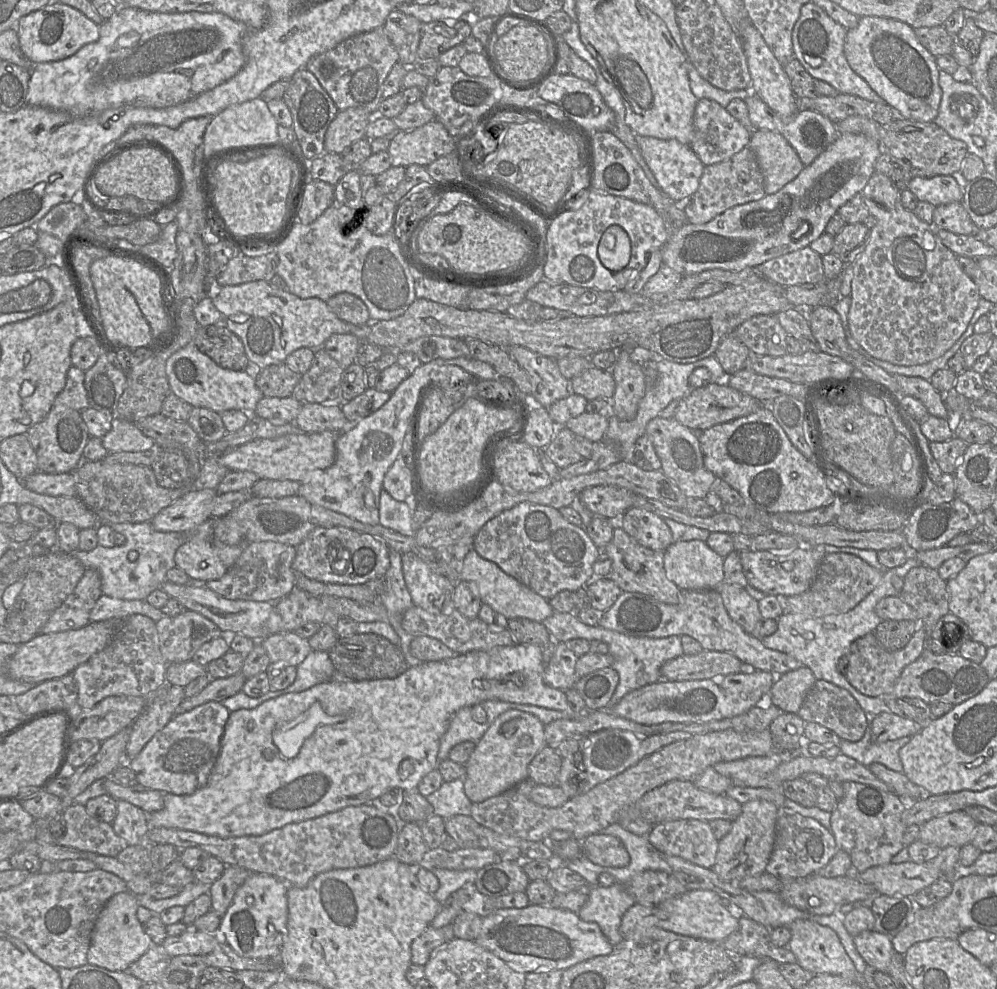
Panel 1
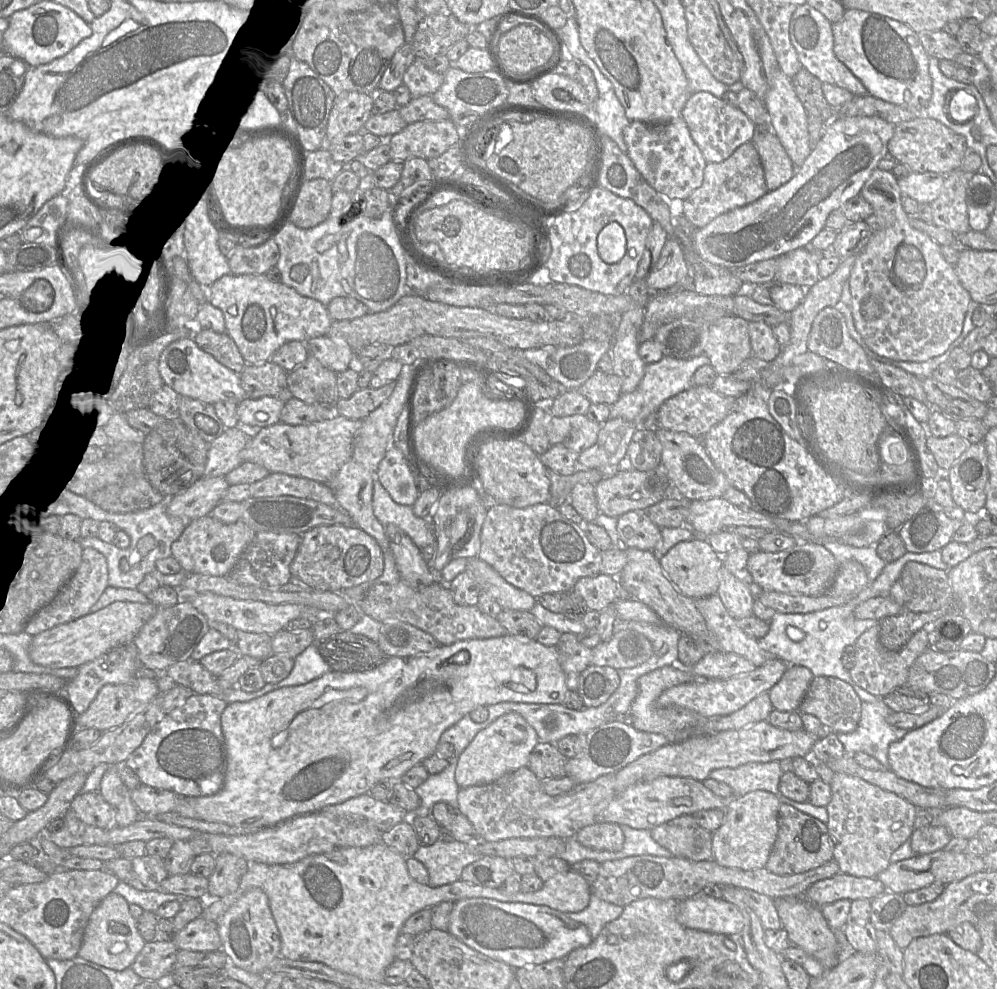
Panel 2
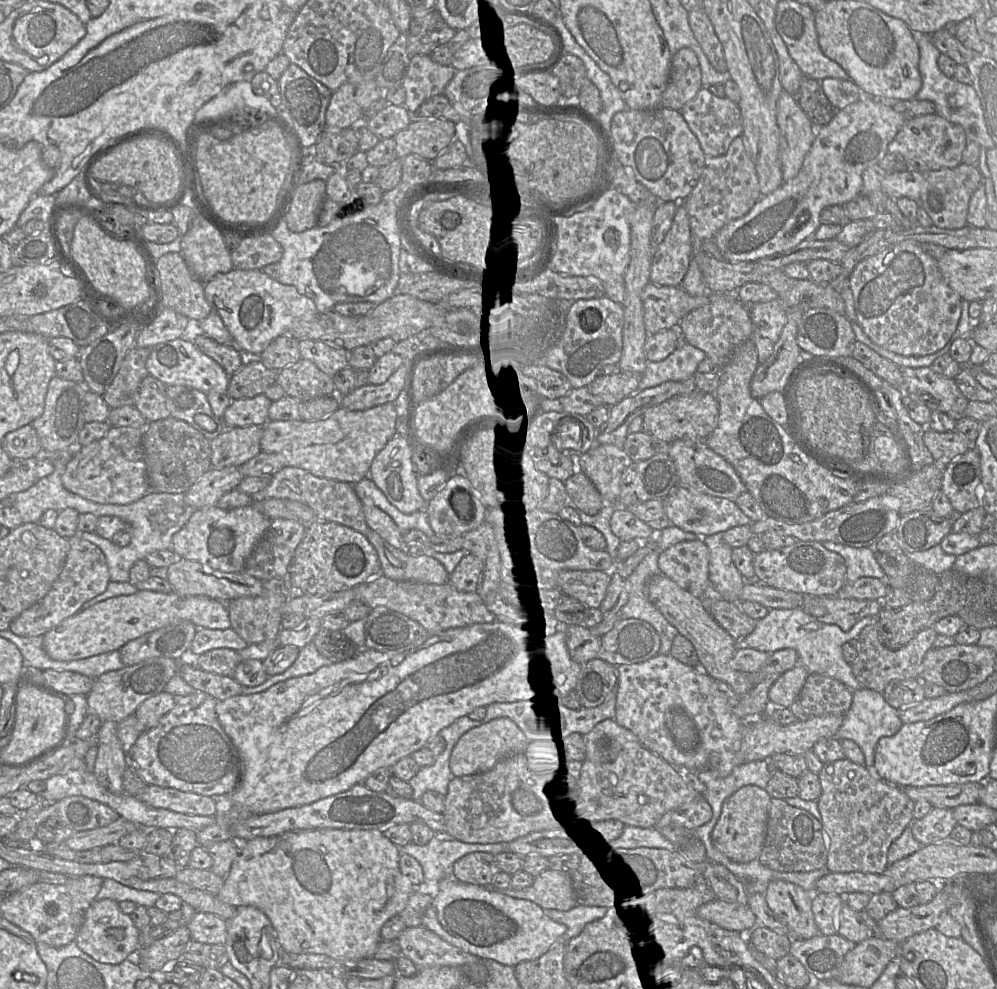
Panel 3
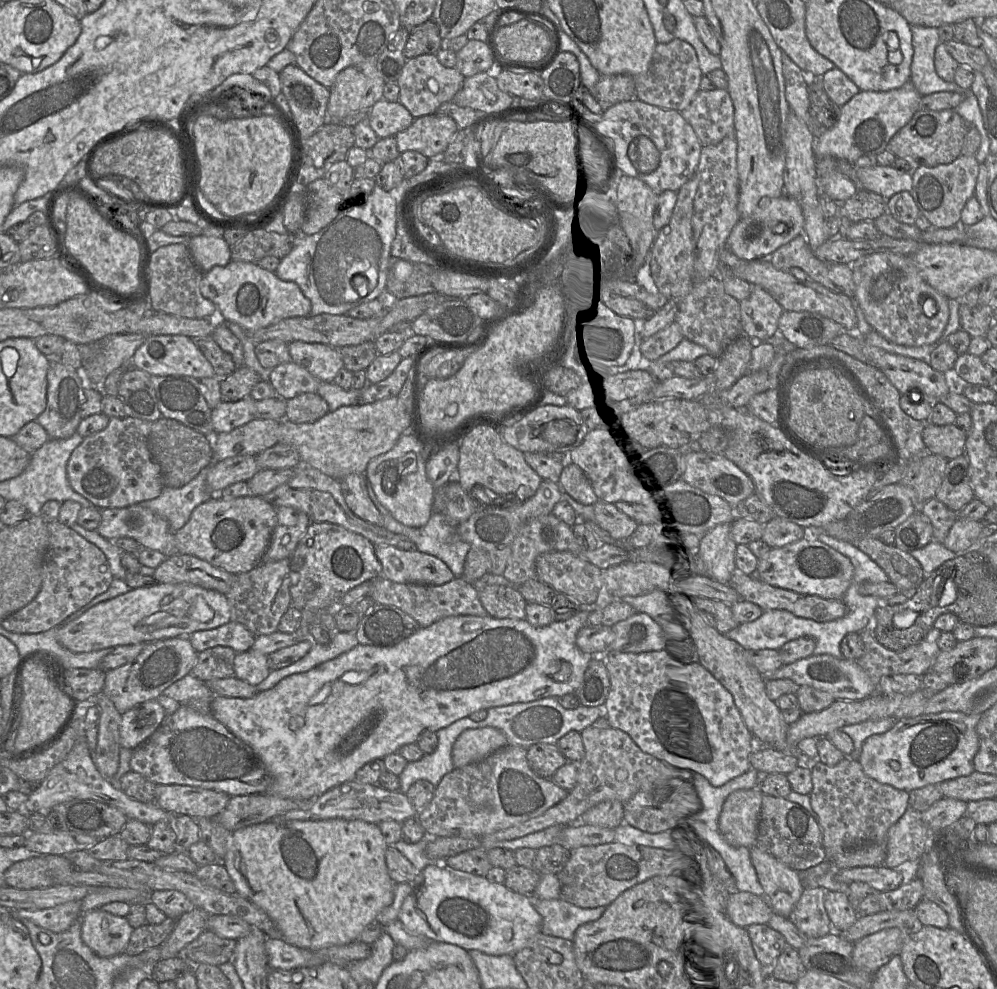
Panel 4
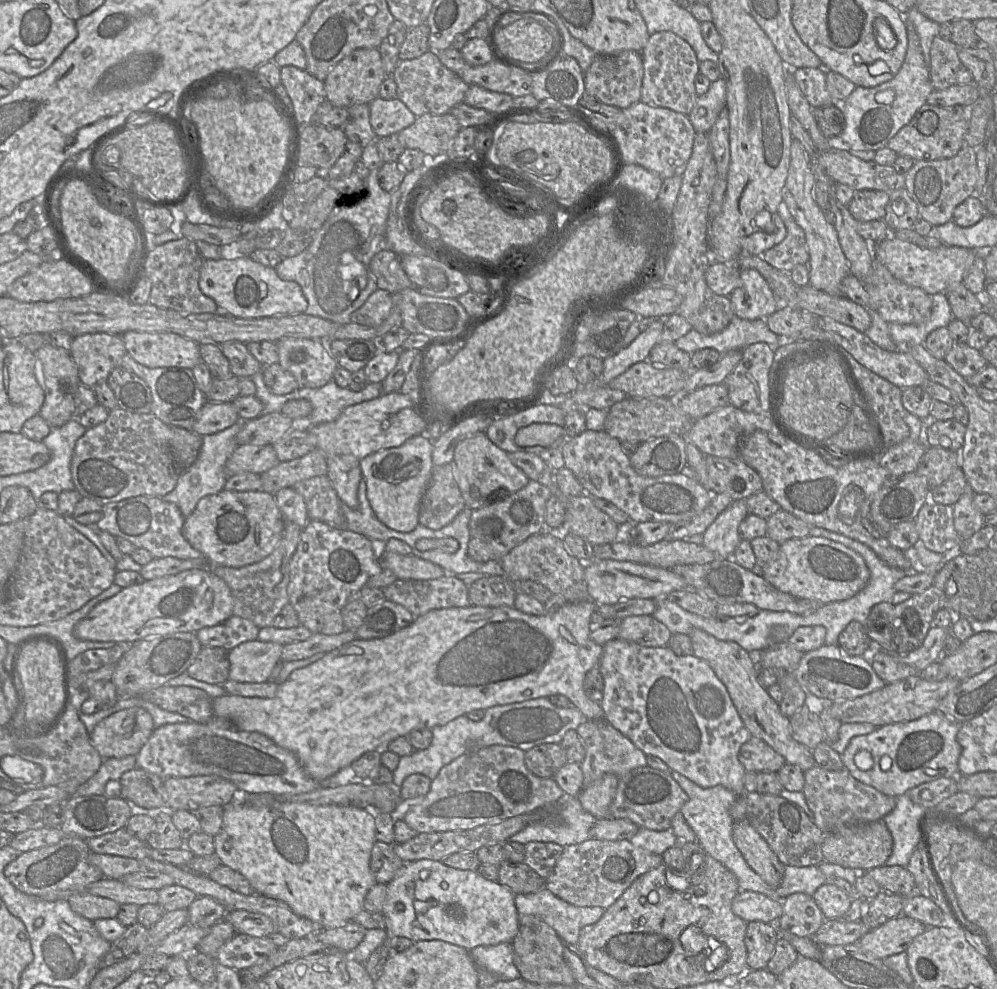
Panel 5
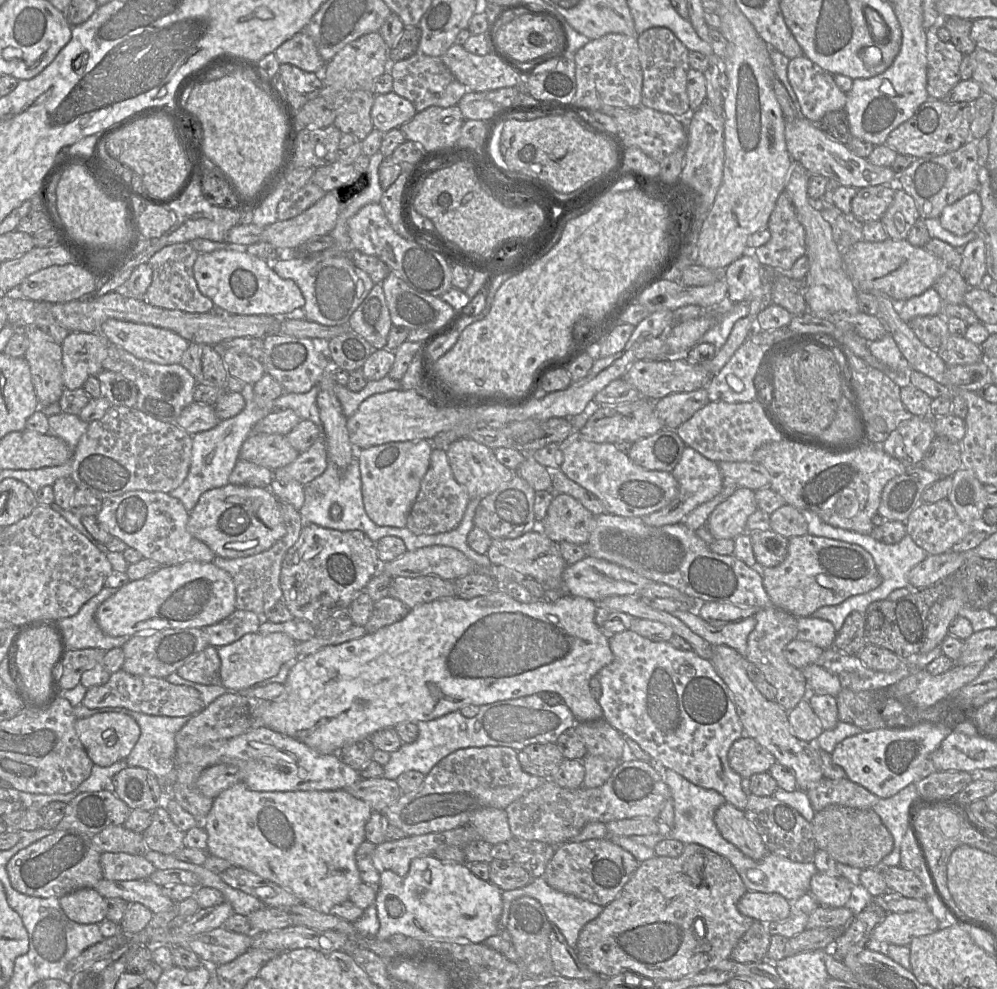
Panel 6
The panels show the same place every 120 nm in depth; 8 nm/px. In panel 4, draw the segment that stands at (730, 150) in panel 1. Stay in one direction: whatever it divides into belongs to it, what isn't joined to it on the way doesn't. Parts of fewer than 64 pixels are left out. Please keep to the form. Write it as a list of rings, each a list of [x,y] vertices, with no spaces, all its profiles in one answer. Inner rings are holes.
[[[726,89],[699,90],[690,105],[680,113],[692,126],[702,146],[718,144],[727,135],[734,132],[734,107]]]

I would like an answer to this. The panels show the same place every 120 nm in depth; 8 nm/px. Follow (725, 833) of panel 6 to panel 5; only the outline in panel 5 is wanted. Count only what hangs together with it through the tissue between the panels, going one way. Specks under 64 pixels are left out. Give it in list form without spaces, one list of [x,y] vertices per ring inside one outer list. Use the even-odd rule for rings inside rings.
[[[748,820],[733,824],[732,838],[753,871],[769,886],[778,887],[783,880],[786,866],[778,860],[775,853]]]

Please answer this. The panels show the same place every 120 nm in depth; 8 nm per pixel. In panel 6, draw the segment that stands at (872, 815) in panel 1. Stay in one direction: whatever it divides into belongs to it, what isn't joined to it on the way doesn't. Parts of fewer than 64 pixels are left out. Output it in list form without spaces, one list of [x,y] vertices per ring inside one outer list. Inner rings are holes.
[[[823,777],[806,791],[815,812],[830,805],[840,805],[856,809],[872,809],[880,800],[861,785],[847,777],[828,779]]]

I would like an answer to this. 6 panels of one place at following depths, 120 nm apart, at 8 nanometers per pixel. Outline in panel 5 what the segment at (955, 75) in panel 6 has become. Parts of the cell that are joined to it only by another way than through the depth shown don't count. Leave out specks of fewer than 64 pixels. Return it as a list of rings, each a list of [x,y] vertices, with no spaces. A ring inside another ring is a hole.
[[[935,36],[930,49],[929,74],[934,90],[943,90],[957,83],[957,72],[961,67],[958,46]]]

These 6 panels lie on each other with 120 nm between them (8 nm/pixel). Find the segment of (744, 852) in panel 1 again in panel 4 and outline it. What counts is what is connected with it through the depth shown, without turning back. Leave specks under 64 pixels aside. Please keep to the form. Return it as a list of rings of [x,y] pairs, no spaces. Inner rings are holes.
[[[758,788],[737,790],[723,804],[719,816],[722,837],[733,846],[757,845],[763,793]]]

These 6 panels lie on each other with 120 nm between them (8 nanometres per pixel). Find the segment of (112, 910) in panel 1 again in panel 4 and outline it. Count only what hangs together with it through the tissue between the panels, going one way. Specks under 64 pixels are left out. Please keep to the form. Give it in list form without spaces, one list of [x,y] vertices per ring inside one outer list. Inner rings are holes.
[[[100,908],[89,910],[81,917],[83,942],[103,958],[123,954],[133,930],[126,917],[113,915]]]

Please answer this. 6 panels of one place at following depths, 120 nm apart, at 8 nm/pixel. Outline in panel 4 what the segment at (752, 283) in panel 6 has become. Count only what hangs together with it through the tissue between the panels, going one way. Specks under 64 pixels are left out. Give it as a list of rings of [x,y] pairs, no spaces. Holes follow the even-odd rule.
[[[751,285],[748,298],[740,301],[743,334],[752,341],[775,340],[783,307],[761,286]]]

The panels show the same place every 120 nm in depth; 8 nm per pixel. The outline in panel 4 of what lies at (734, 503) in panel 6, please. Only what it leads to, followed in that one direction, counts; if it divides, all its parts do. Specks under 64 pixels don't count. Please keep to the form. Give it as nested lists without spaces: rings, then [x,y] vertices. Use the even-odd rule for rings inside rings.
[[[732,523],[715,526],[703,534],[698,545],[703,572],[722,584],[728,584],[736,569],[737,544],[731,537]]]

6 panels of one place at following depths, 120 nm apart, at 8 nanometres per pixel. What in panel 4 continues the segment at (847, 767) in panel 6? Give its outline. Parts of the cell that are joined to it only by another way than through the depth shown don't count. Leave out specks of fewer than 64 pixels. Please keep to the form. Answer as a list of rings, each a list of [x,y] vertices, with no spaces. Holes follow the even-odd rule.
[[[940,712],[900,719],[889,731],[864,741],[858,762],[868,777],[906,792],[968,776],[975,771],[973,759],[979,749],[976,726],[980,717]]]

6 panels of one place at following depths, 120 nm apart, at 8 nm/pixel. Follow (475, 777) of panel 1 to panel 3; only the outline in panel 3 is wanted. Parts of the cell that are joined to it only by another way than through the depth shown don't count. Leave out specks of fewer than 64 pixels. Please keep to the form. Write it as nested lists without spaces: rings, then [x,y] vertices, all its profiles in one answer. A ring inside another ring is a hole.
[[[497,718],[470,729],[459,738],[451,751],[450,769],[455,777],[482,773],[506,757],[523,754],[525,749],[525,740],[517,725],[509,718]]]

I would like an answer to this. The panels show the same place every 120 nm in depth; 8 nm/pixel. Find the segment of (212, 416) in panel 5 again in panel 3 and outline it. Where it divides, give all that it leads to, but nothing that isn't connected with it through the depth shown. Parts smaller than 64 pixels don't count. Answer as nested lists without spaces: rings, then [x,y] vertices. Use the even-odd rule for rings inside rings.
[[[265,395],[232,400],[222,417],[226,428],[264,426],[269,422],[268,410],[272,401]]]

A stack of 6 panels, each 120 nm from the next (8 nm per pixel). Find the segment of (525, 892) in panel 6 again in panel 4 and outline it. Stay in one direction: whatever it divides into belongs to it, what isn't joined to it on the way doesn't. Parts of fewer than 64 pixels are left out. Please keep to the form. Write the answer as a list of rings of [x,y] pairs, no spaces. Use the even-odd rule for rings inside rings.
[[[531,895],[531,903],[542,917],[541,932],[573,941],[576,929],[599,919],[605,906],[582,908],[564,899],[539,899]]]

